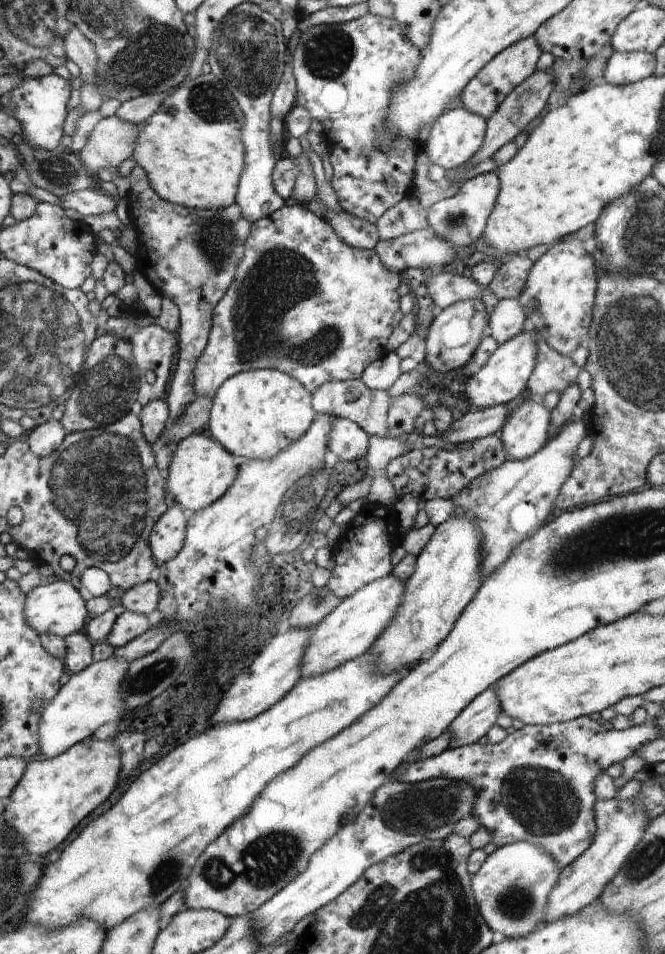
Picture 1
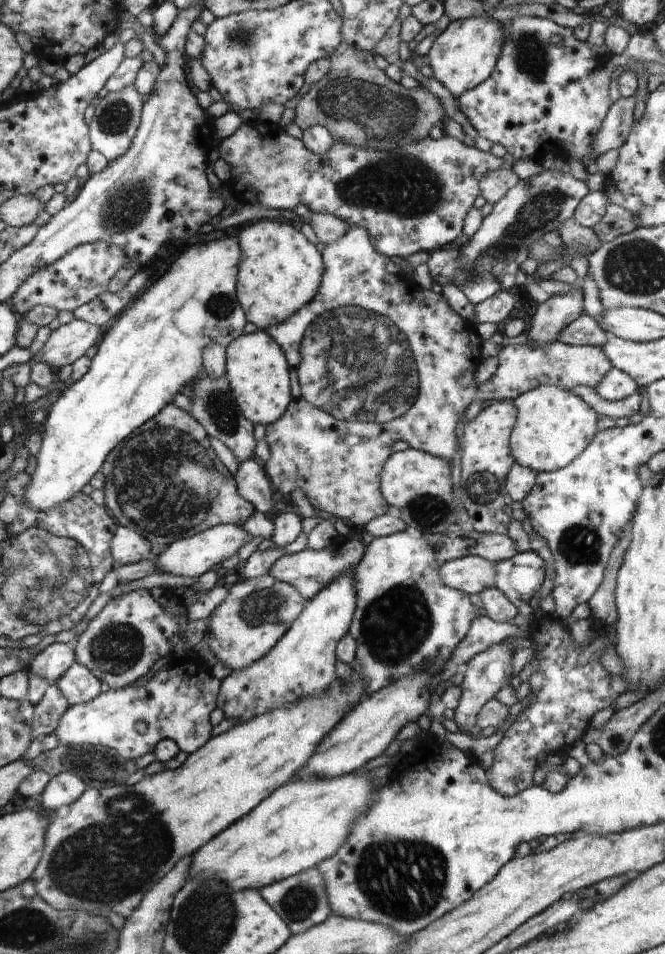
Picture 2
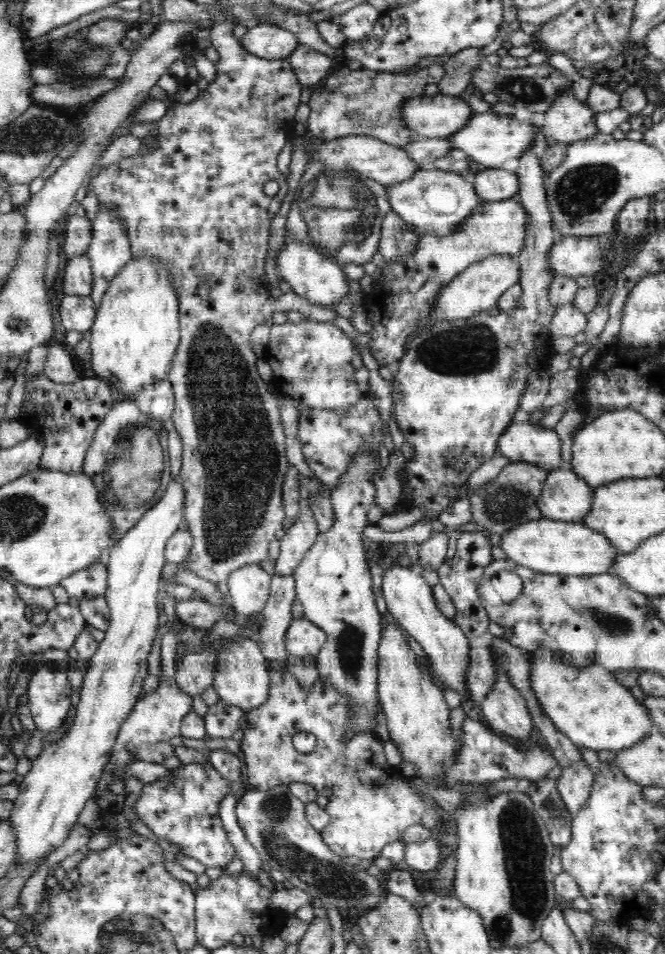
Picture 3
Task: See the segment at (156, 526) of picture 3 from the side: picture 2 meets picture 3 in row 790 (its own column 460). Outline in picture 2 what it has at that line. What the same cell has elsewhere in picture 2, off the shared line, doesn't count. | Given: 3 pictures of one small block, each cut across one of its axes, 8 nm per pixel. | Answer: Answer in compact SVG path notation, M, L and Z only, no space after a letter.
M473 16L450 21L429 50L429 66L433 77L456 98L460 97L467 90L482 84L492 74L503 45L503 37L502 24L492 18Z

